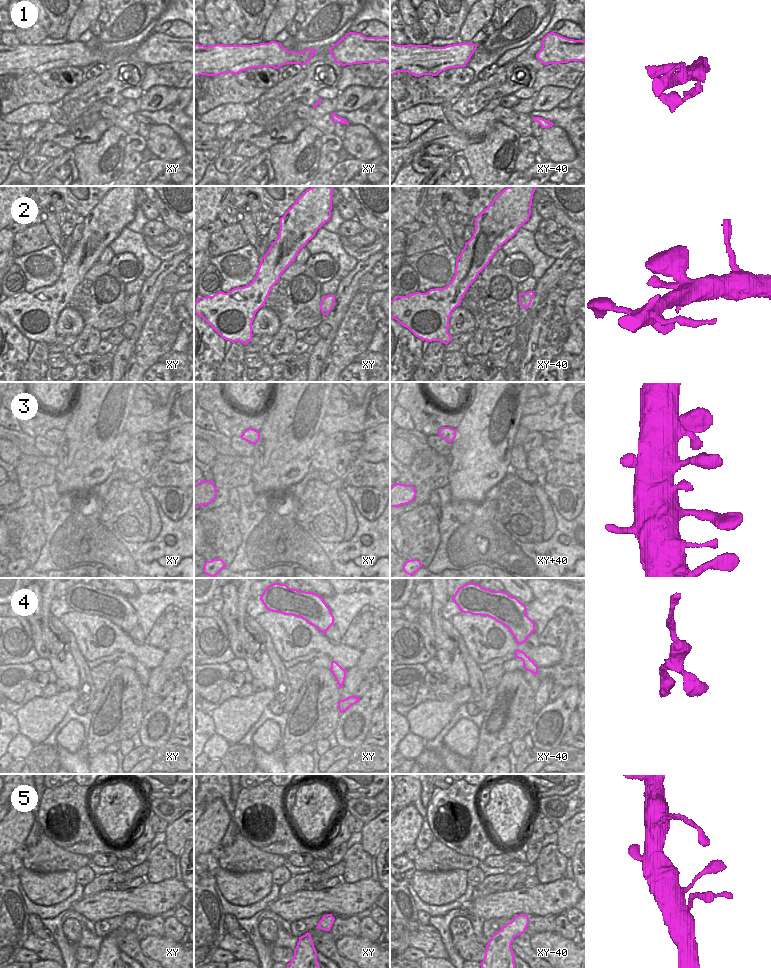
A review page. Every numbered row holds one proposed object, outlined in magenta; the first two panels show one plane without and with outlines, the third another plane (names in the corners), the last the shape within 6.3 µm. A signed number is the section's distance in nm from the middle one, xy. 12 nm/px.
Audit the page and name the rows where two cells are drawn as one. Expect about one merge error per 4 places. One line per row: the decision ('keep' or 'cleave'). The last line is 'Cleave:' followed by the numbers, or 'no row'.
1: keep
2: keep
3: keep
4: keep
5: keep
Cleave: no row

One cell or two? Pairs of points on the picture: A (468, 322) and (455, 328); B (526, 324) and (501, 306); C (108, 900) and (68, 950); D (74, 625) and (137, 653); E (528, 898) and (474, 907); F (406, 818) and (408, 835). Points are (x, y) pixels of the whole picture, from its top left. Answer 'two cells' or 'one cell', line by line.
A: one cell
B: two cells
C: two cells
D: one cell
E: one cell
F: one cell

